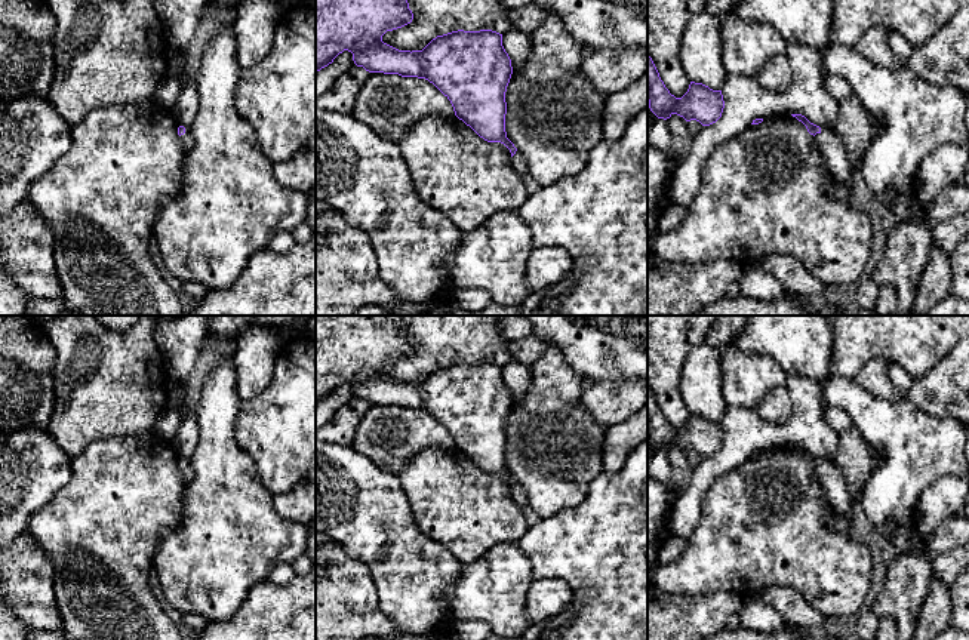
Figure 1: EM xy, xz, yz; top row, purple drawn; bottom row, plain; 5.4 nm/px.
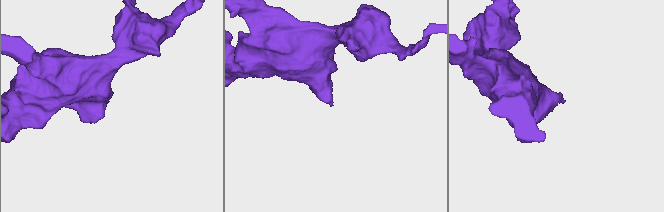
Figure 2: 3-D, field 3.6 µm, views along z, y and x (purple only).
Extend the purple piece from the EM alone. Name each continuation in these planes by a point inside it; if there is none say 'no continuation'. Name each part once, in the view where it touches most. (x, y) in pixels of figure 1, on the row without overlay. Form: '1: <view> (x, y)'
1: yz (830, 477)

